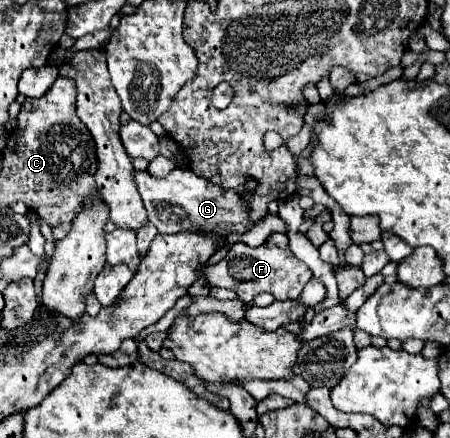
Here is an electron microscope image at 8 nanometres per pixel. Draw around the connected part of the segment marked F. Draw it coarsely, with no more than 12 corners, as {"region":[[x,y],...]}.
{"region":[[285,234],[237,242],[205,268],[211,286],[243,302],[293,300],[313,274]]}

